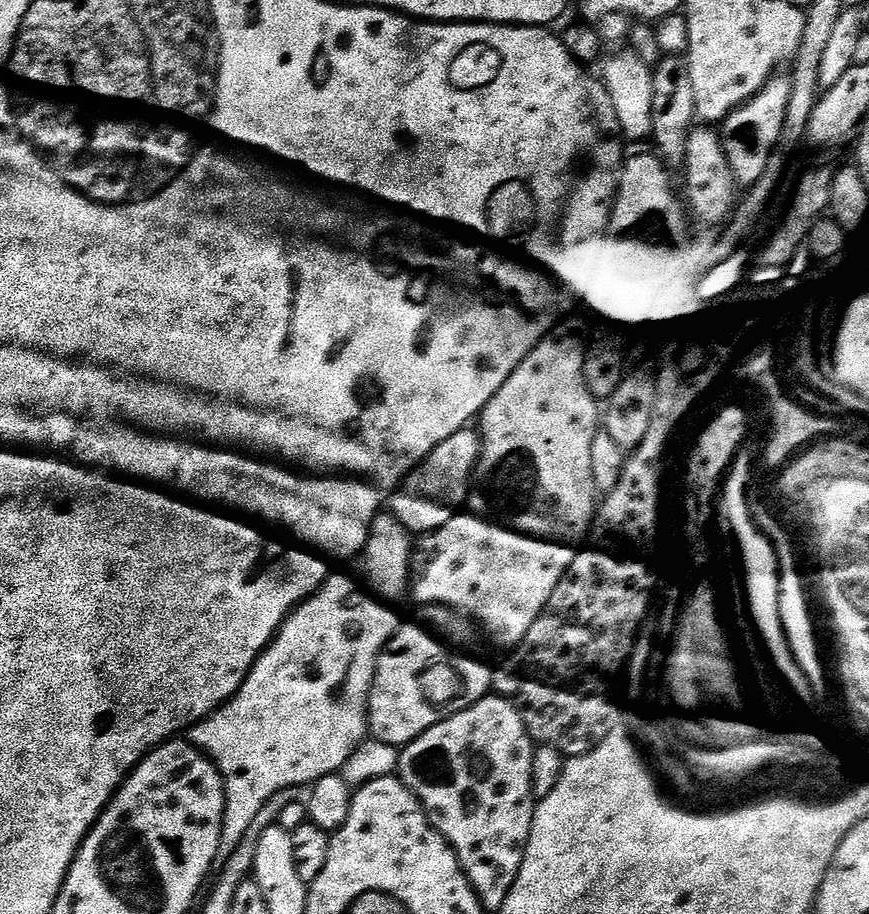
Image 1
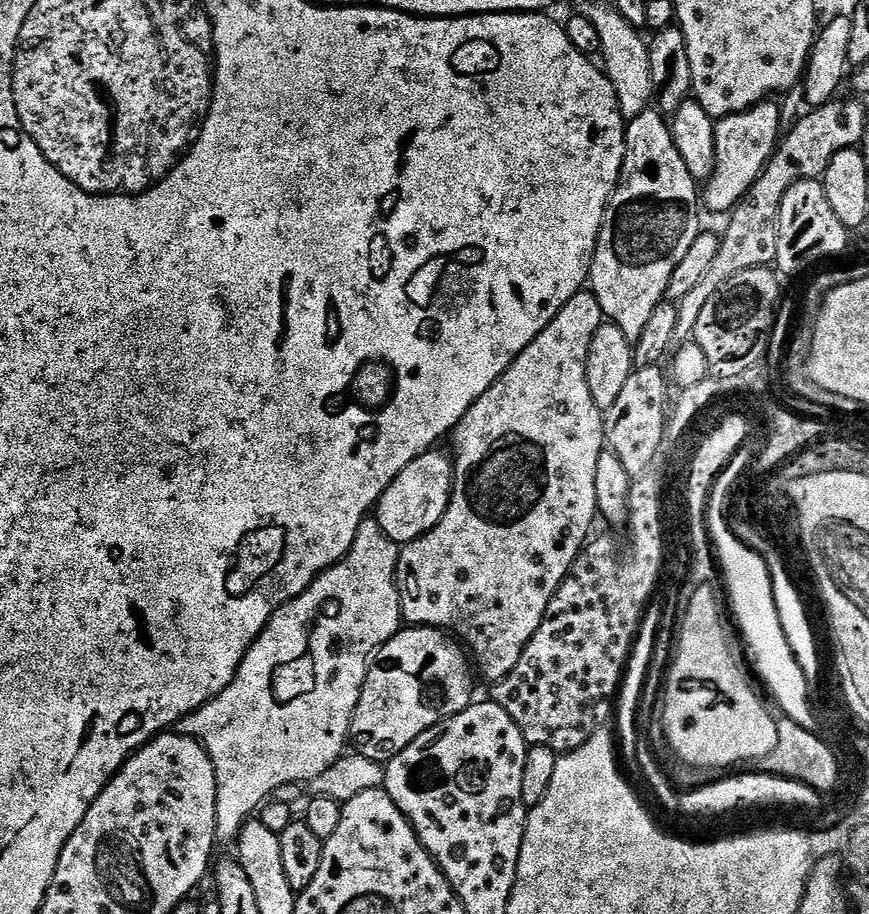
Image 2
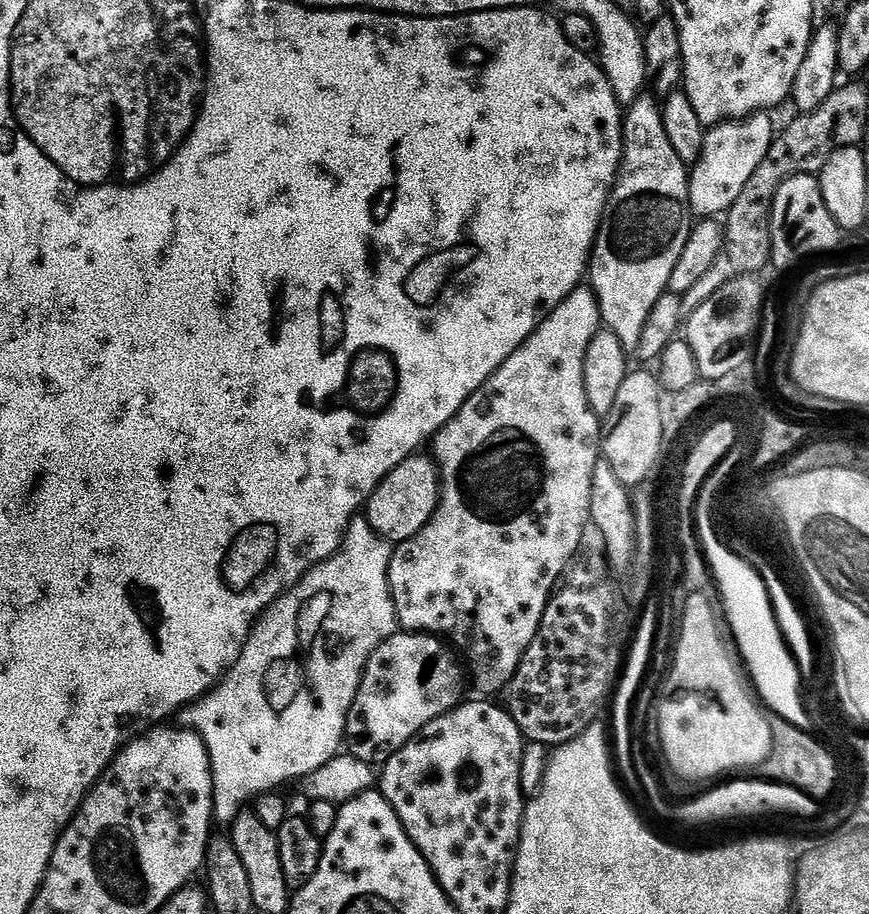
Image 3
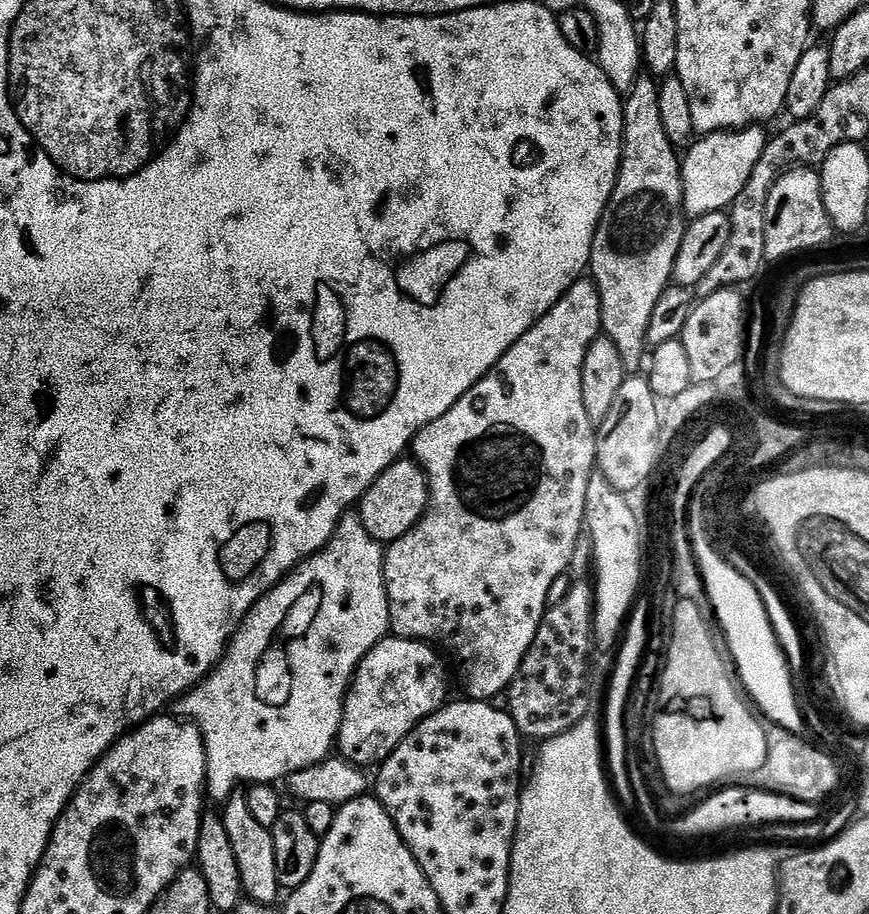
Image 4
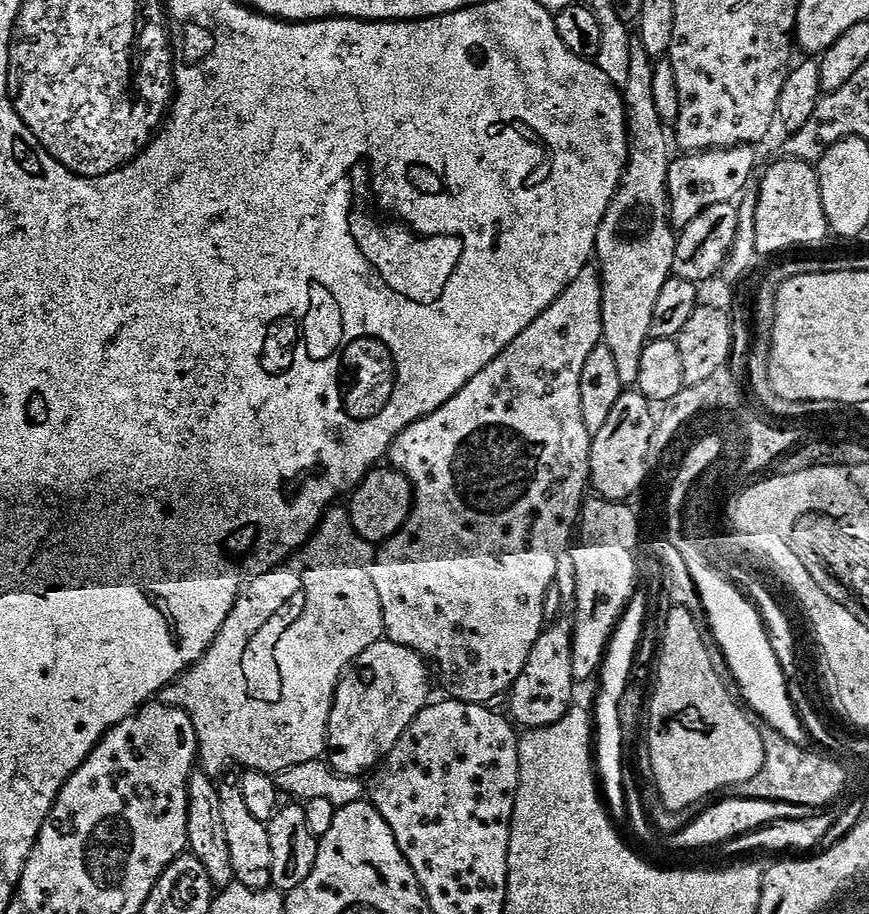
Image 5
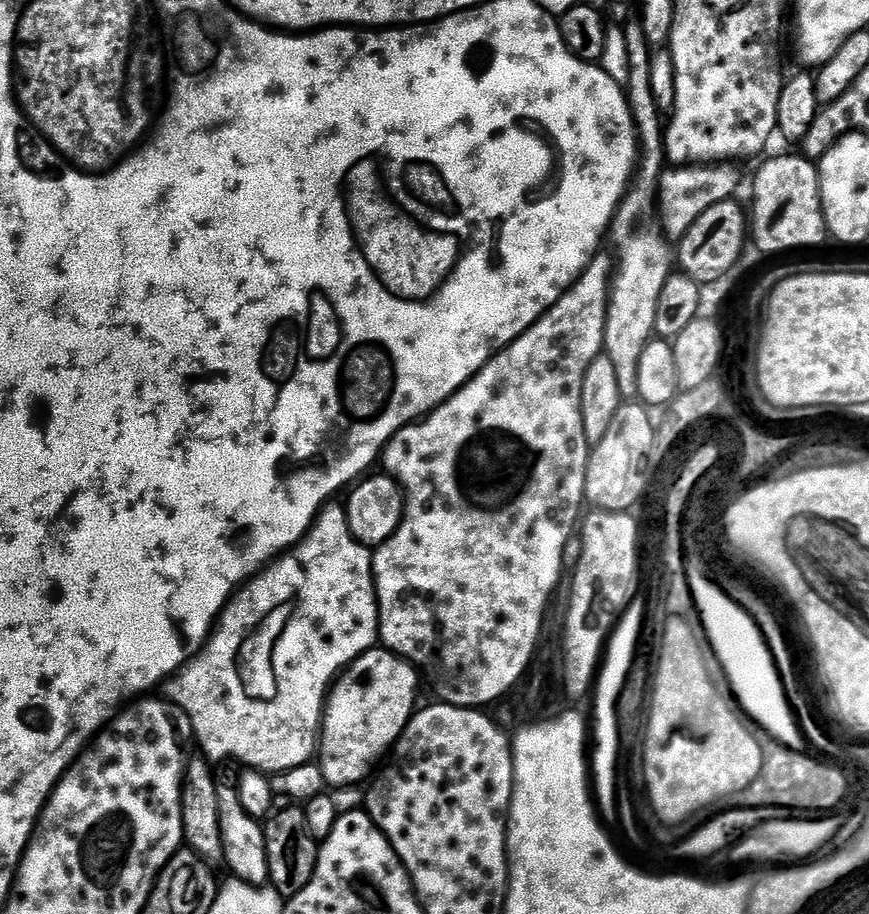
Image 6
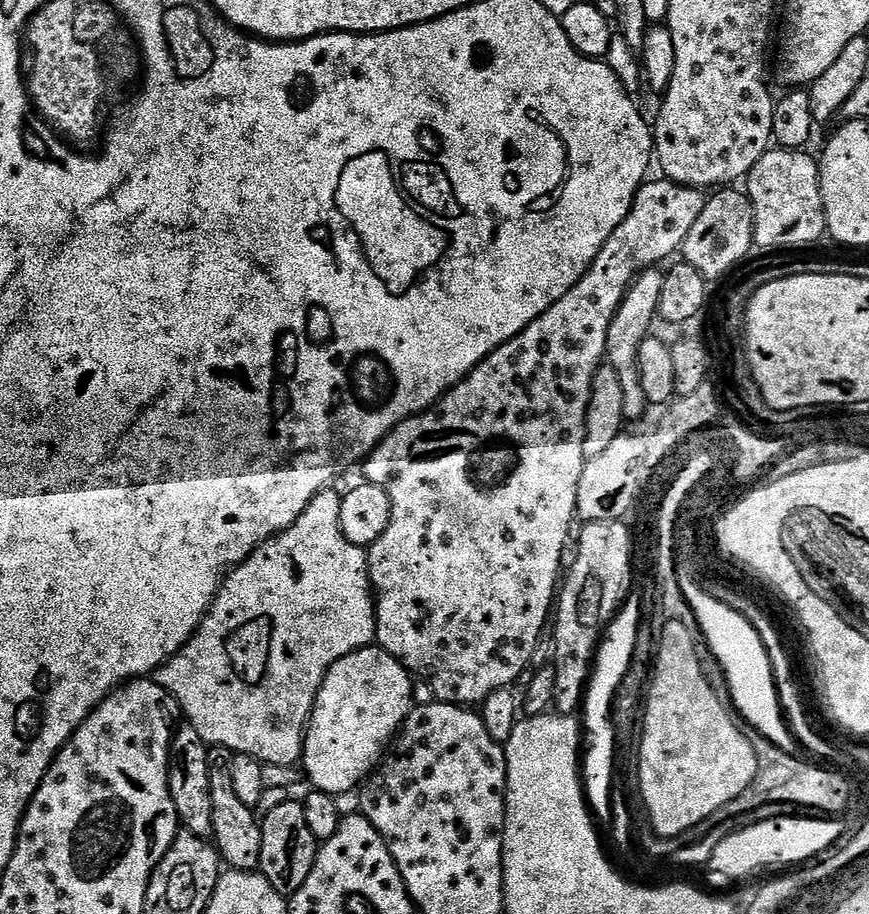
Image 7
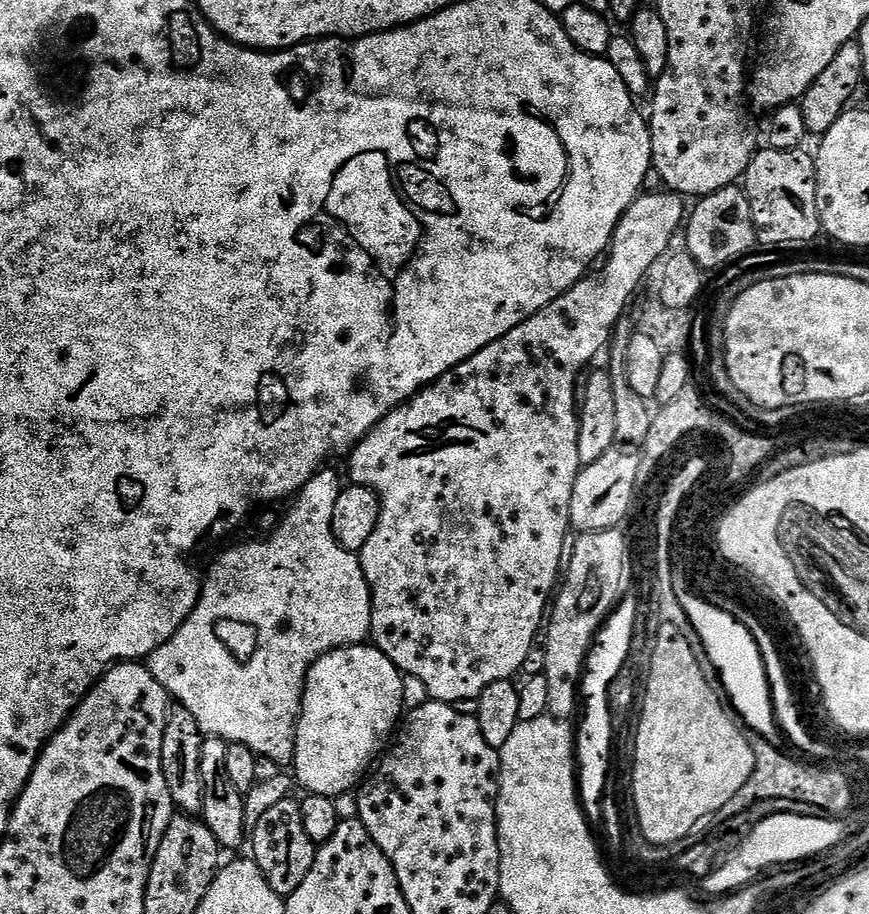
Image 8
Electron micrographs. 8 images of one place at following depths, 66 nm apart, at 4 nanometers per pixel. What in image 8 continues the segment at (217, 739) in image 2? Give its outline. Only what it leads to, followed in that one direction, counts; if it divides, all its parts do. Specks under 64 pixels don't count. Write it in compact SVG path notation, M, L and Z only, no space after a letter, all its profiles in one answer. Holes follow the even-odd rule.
M317 474L300 489L295 497L292 509L284 516L284 524L276 528L276 533L269 540L261 544L240 544L237 548L228 548L202 576L200 597L194 606L194 610L186 618L186 622L172 637L162 646L158 646L146 658L146 666L154 674L157 682L168 691L169 697L179 707L190 710L194 718L198 718L198 726L205 737L217 736L227 740L229 744L241 744L246 746L257 756L274 758L281 766L291 765L292 755L296 753L296 719L300 717L300 704L304 700L304 683L308 681L308 672L312 669L312 663L326 652L332 652L335 648L347 648L350 643L348 637L348 616L371 617L372 591L368 589L368 583L364 577L364 571L360 565L357 553L347 552L334 538L332 523L334 522L334 502L338 502L338 494L342 491L341 485L331 484L324 474ZM272 616L280 616L280 632L272 629Z

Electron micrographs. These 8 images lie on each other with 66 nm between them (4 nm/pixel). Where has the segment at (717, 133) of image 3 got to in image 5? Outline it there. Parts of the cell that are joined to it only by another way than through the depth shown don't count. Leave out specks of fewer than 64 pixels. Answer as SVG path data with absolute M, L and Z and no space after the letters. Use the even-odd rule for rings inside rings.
M752 146L713 148L711 152L684 154L679 157L681 160L673 159L668 166L668 205L672 208L673 228L683 230L708 207L733 203L749 187L748 179L756 168L756 151Z

